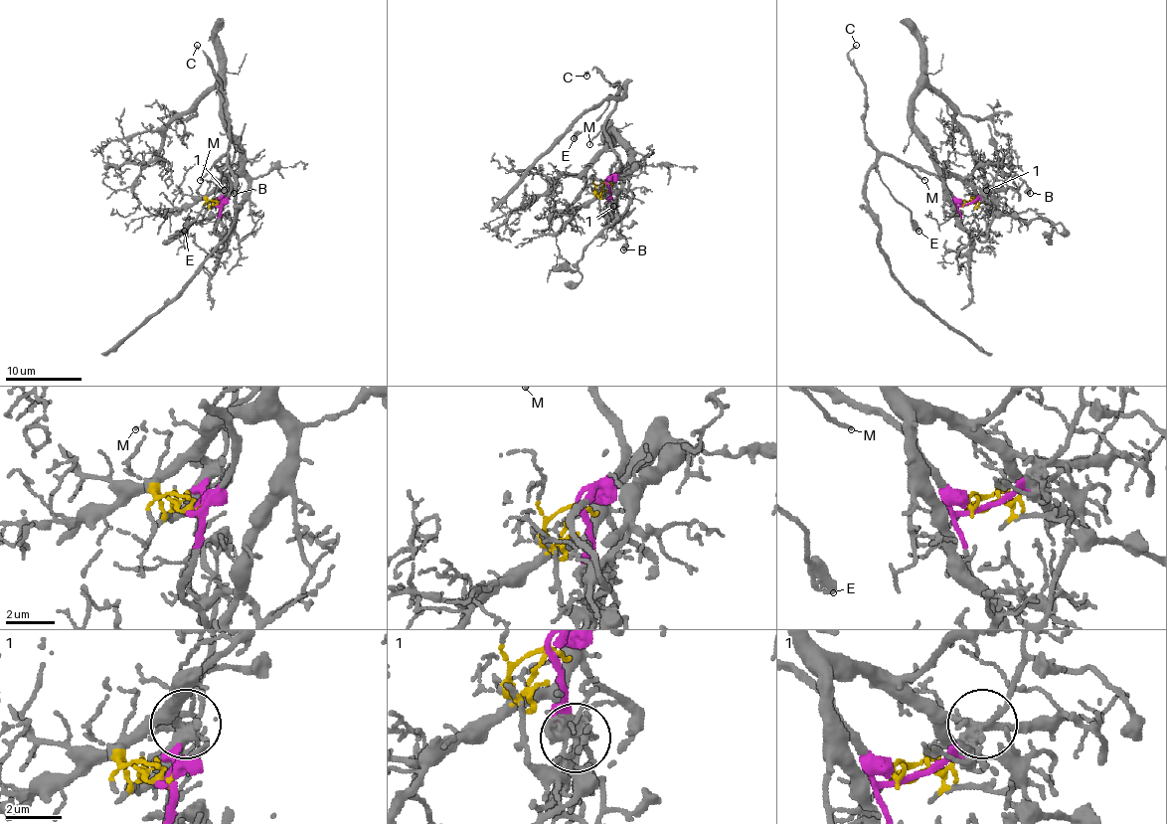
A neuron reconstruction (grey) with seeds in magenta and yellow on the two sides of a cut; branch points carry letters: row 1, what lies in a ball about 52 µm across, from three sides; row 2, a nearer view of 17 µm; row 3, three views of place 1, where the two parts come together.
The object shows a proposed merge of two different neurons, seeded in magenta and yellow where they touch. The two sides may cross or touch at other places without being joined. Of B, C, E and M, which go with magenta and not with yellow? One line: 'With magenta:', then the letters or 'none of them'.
With magenta: B, C, E, M

